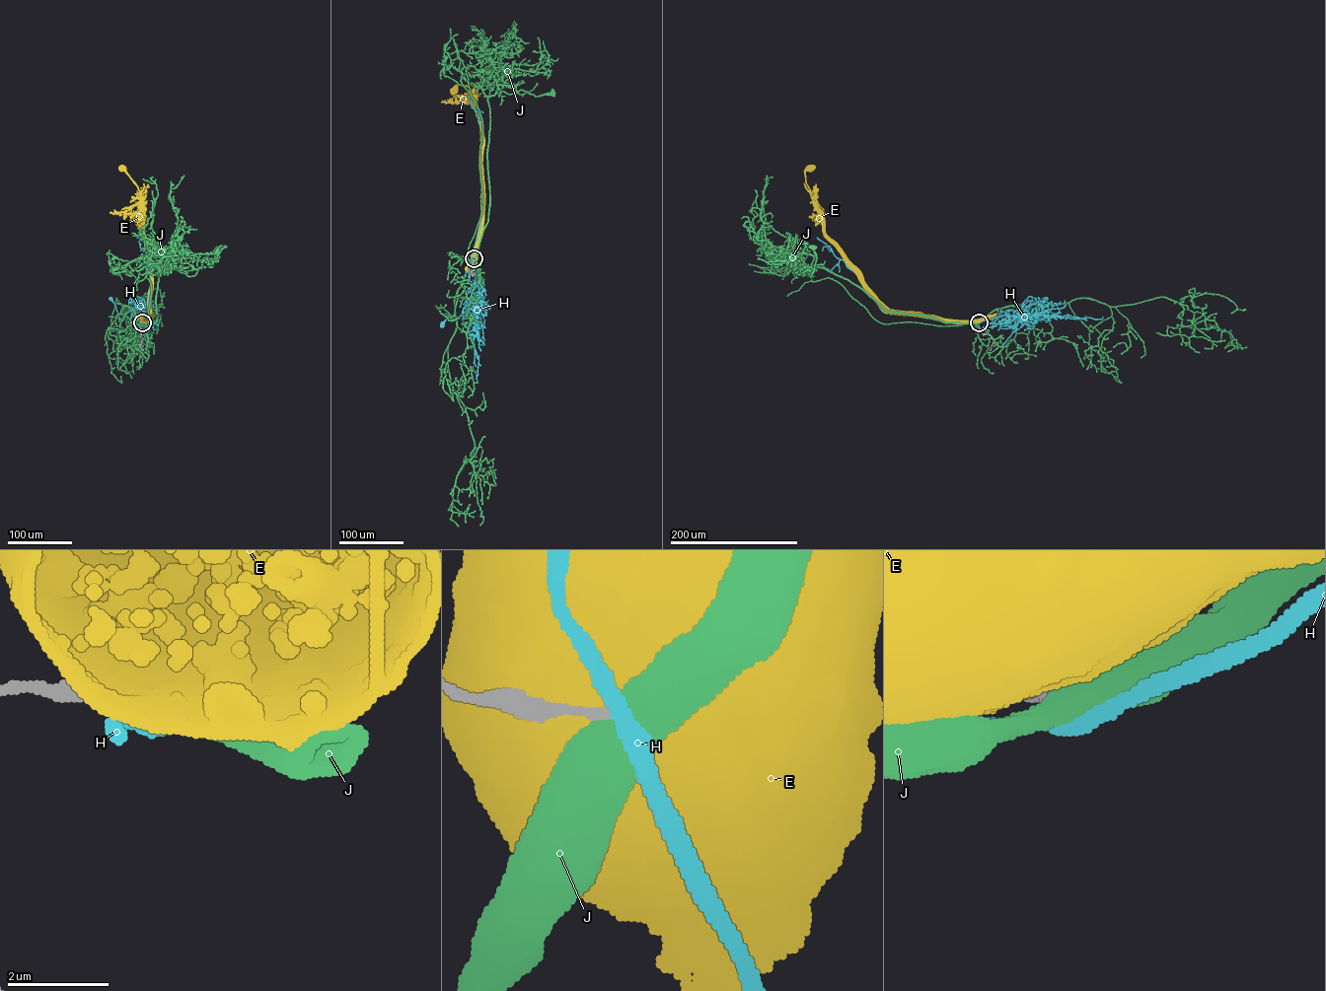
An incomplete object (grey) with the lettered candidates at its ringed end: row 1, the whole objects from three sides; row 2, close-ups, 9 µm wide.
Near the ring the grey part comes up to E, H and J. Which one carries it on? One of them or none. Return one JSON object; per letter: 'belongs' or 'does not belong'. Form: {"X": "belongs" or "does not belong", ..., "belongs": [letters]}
{"E": "does not belong", "H": "does not belong", "J": "does not belong", "belongs": []}

